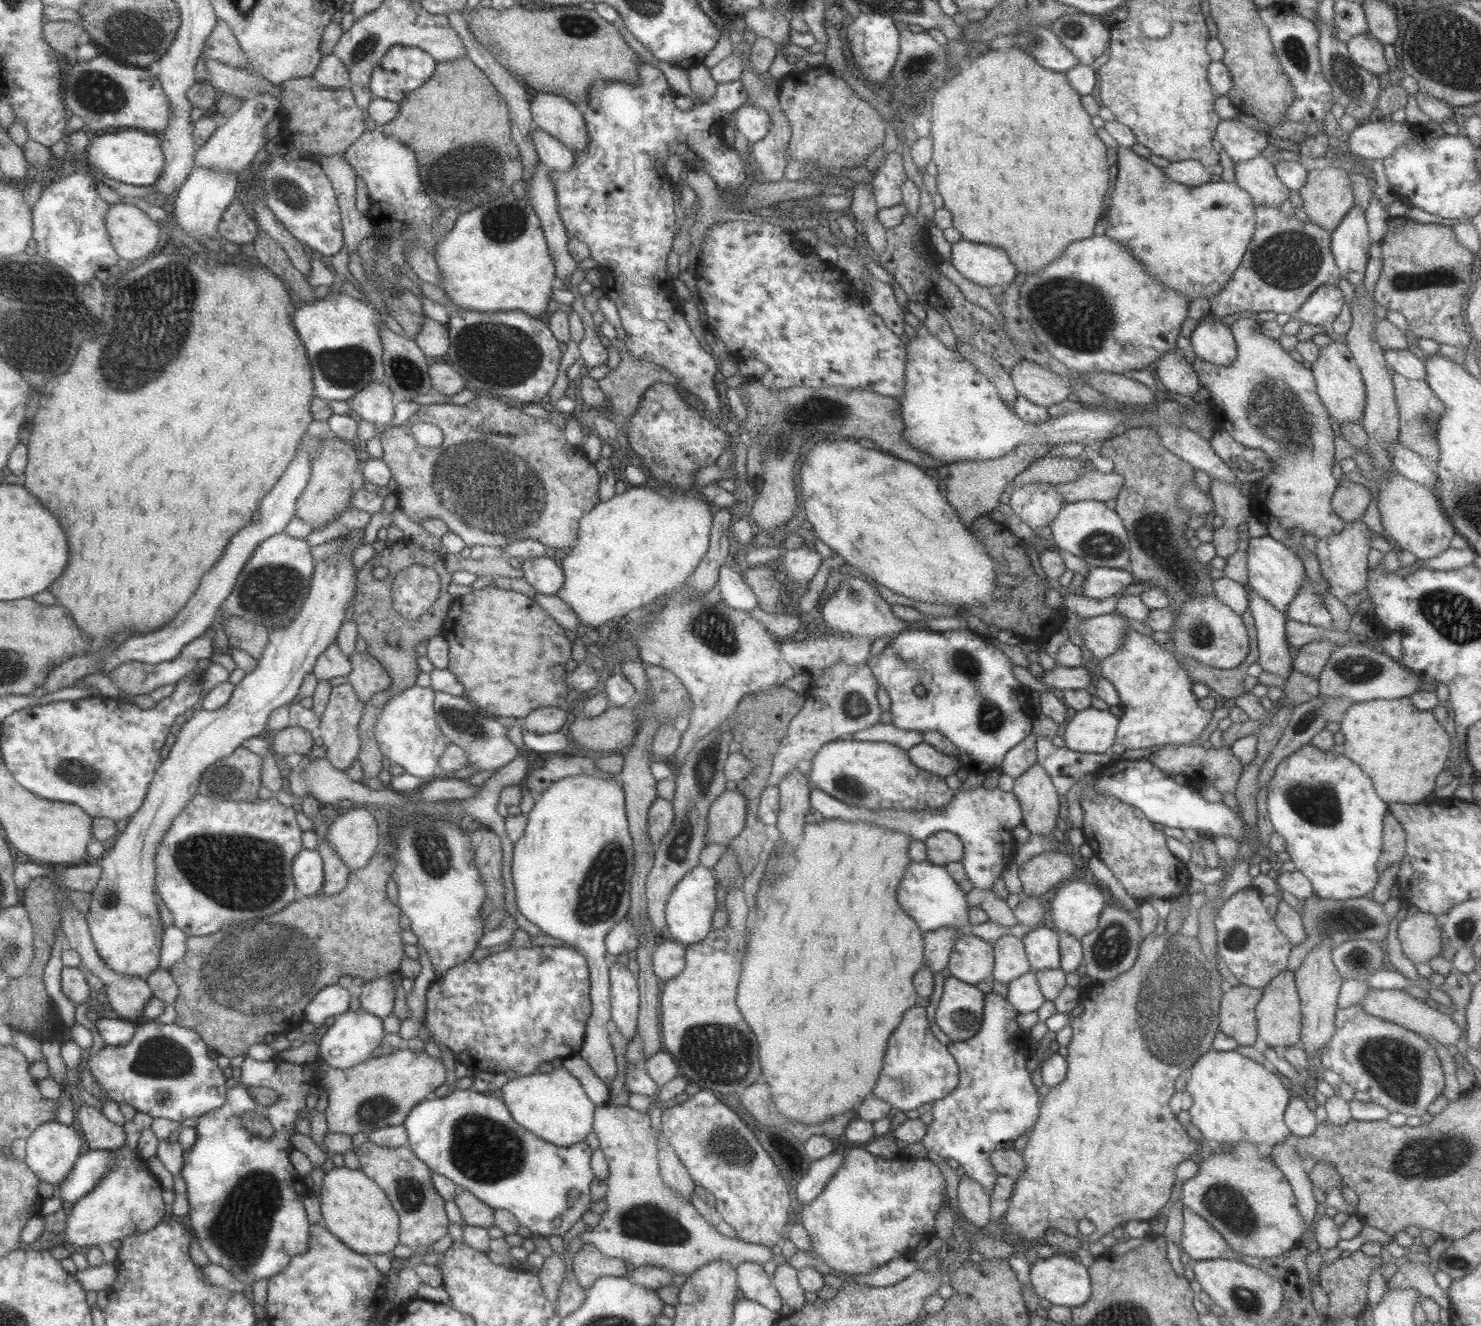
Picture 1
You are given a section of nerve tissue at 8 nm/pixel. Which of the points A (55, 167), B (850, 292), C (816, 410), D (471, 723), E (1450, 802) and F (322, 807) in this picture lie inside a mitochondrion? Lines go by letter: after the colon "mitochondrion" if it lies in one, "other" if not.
A: other
B: other
C: mitochondrion
D: mitochondrion
E: other
F: other

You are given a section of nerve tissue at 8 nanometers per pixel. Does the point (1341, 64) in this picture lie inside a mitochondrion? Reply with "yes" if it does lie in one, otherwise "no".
yes

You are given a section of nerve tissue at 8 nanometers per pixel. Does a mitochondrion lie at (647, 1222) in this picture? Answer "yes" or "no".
yes

